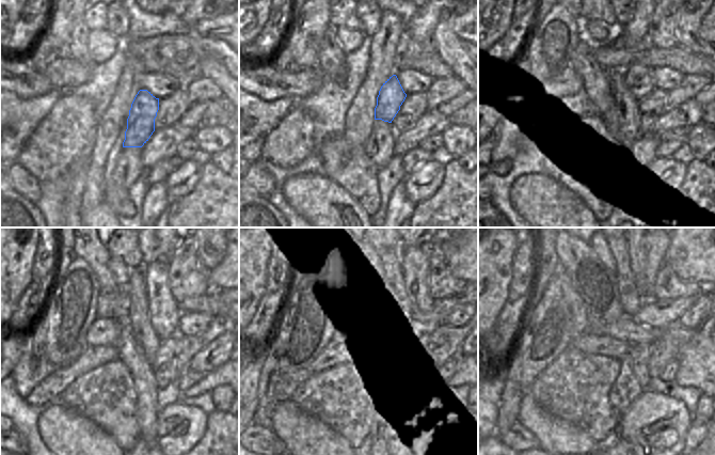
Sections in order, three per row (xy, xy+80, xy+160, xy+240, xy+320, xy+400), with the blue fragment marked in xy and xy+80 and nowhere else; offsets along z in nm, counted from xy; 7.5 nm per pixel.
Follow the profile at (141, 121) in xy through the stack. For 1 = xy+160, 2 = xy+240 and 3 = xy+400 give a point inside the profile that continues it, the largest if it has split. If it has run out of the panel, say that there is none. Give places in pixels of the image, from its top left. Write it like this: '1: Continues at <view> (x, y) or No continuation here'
1: Continues at xy+160 (637, 79)
2: Continues at xy+240 (163, 311)
3: Continues at xy+400 (655, 249).

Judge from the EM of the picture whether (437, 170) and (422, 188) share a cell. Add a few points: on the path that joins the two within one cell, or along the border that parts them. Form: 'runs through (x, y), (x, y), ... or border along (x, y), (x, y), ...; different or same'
runs through (432, 174), (423, 184); same

